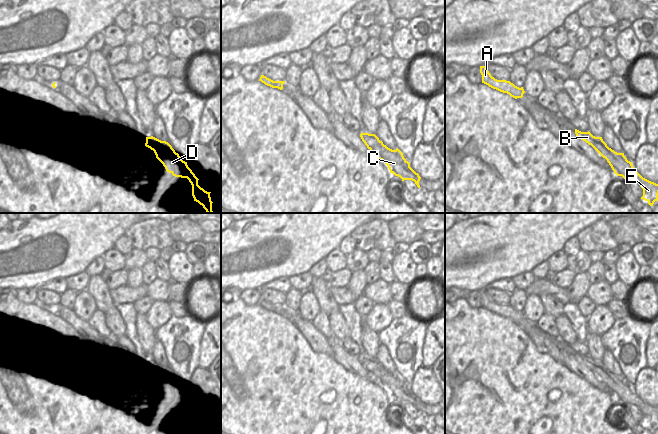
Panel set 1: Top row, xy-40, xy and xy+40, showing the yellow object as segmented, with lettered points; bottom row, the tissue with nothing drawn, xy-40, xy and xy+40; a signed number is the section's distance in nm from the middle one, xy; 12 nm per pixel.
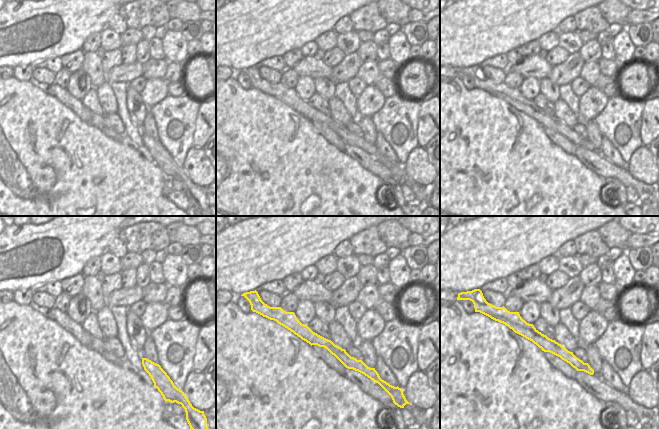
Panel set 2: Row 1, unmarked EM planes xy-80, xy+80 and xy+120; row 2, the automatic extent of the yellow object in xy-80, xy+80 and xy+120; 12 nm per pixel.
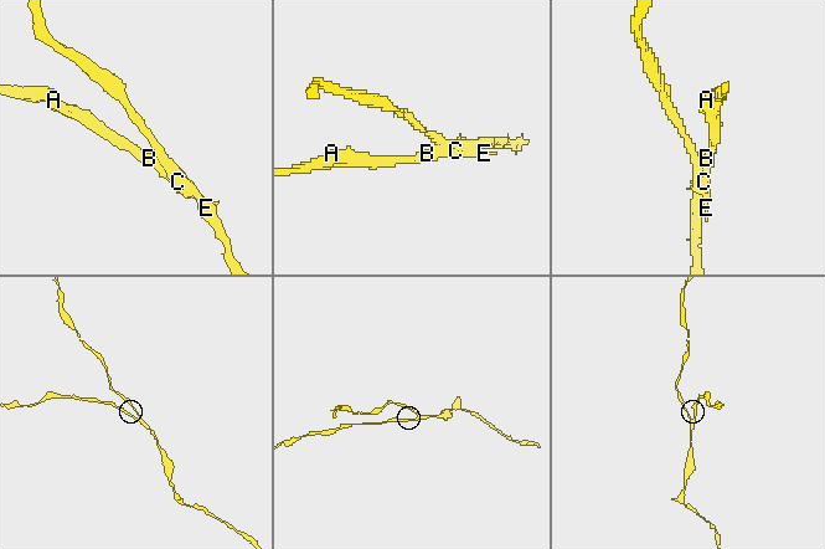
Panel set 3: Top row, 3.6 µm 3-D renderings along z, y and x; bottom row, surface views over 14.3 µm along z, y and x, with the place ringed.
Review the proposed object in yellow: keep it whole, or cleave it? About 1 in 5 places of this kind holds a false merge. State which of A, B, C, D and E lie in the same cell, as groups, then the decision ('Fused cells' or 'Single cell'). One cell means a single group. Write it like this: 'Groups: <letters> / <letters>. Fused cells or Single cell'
Groups: A B C E / D. Fused cells.

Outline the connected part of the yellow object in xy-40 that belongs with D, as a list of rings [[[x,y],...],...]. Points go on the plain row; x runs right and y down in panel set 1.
[[[153,360],[150,361],[150,371],[154,375],[156,382],[163,388],[166,395],[175,401],[183,398],[187,401],[192,409],[192,420],[194,425],[203,430],[205,434],[212,434],[212,425],[210,421],[211,416],[205,415],[198,409],[198,402],[188,391],[187,386],[183,385],[172,370],[166,366],[161,365]]]

